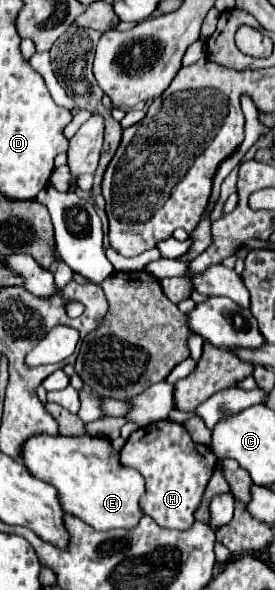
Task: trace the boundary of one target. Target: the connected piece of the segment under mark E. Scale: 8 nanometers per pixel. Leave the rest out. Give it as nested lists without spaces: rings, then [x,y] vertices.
[[[32,435],[32,439],[26,439],[22,451],[20,451],[22,463],[28,467],[30,475],[46,481],[56,487],[60,507],[64,507],[64,513],[72,513],[90,527],[98,531],[108,531],[108,529],[132,529],[138,525],[140,517],[144,515],[140,509],[140,497],[146,493],[144,489],[144,479],[140,473],[132,467],[124,467],[120,463],[118,451],[110,445],[108,439],[104,437],[66,437],[66,435]]]

